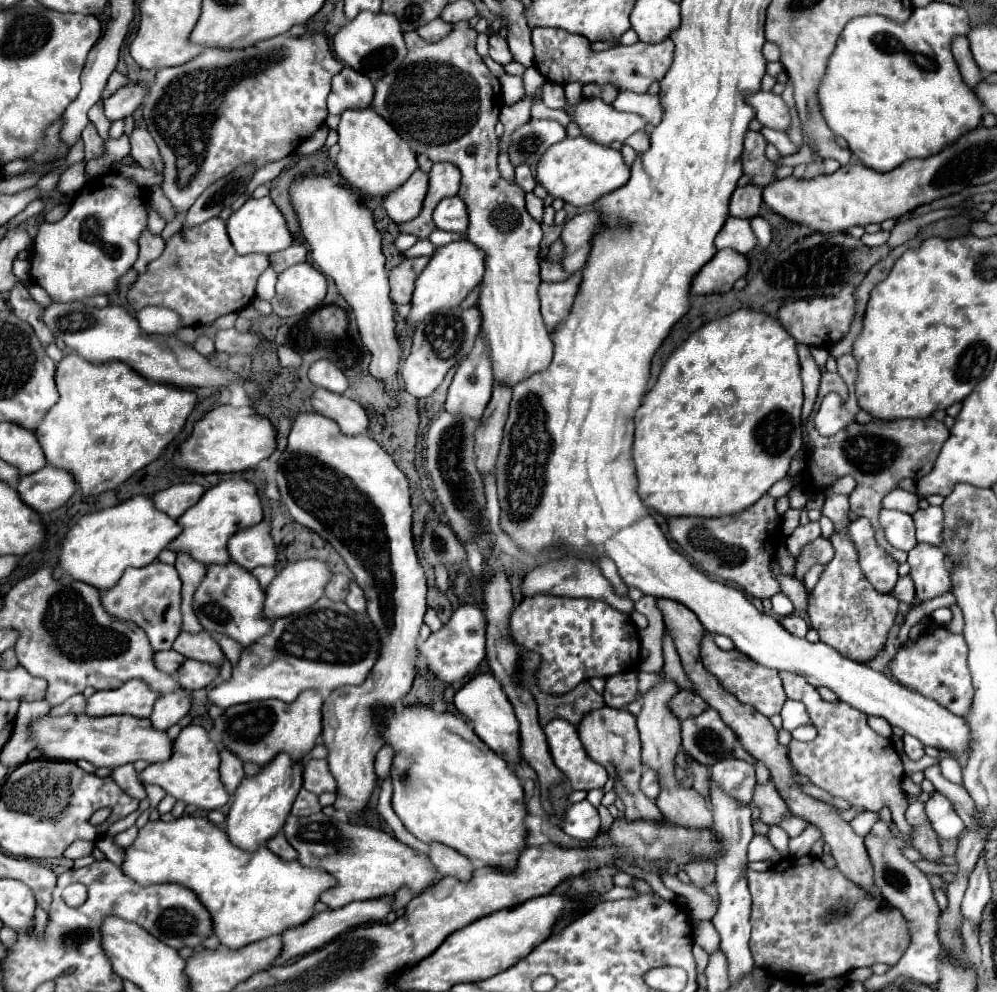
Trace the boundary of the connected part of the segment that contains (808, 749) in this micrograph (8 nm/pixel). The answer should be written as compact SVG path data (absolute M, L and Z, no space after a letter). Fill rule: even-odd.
M780 671L780 679L788 699L802 701L806 705L810 721L818 729L818 737L814 741L790 743L788 755L796 771L808 777L816 787L828 791L832 797L846 799L850 805L858 805L866 811L888 807L898 831L906 839L912 839L914 829L904 819L904 809L908 807L908 803L904 791L900 789L900 783L904 779L904 767L900 755L892 747L892 741L870 729L868 717L862 715L862 711L842 701L824 701L804 677L790 671Z

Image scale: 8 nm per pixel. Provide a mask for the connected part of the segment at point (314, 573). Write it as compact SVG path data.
M304 559L304 561L290 563L268 585L264 613L268 617L286 617L286 615L292 615L292 613L312 607L320 597L324 597L324 589L328 585L330 577L332 577L330 567L320 559Z

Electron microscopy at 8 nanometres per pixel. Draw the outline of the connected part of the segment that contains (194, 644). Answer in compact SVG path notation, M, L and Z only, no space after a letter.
M182 631L176 637L172 649L184 657L196 659L196 661L206 661L206 663L214 663L214 665L222 665L222 661L224 661L224 653L220 651L218 643L210 637L208 631L202 631L196 635Z

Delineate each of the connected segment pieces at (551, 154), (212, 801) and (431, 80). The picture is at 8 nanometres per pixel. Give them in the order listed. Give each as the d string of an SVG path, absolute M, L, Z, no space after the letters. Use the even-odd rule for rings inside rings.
M580 135L576 139L566 137L564 141L552 145L538 163L536 179L548 189L552 197L560 197L574 207L586 207L598 203L602 195L620 189L630 179L630 167L624 163L620 151L596 145L594 141Z
M188 725L176 737L172 757L164 763L148 765L140 773L140 777L146 783L154 783L162 787L168 795L176 797L178 801L184 801L186 805L196 805L204 811L214 811L214 809L222 809L230 801L230 793L220 781L218 767L220 767L220 755L216 745L208 737L208 731L202 725Z
M454 23L454 31L438 43L424 41L416 31L404 33L408 55L398 71L398 77L384 75L376 83L374 111L384 117L394 131L410 145L410 149L420 155L428 155L434 163L448 161L462 171L462 185L458 197L468 207L470 227L468 241L474 241L488 257L486 275L482 279L480 291L480 311L482 311L482 333L488 343L488 357L492 361L494 383L504 387L516 387L520 381L544 371L552 361L552 339L540 315L538 285L540 285L540 267L538 267L538 247L542 239L542 227L536 219L524 209L524 191L518 183L502 179L498 171L498 137L494 125L502 109L500 83L490 75L486 63L476 53L478 33L468 27L468 23Z

